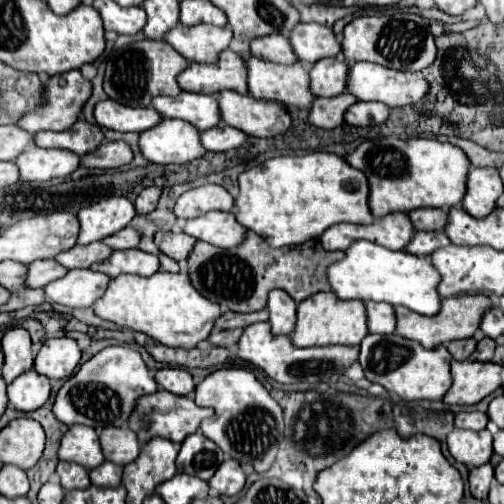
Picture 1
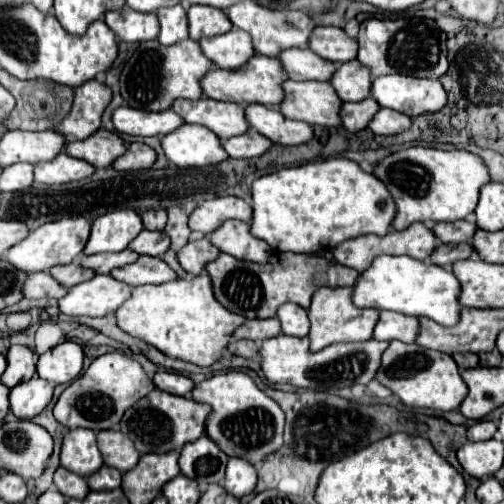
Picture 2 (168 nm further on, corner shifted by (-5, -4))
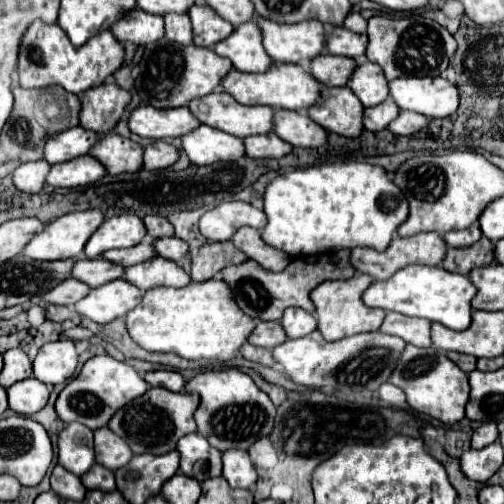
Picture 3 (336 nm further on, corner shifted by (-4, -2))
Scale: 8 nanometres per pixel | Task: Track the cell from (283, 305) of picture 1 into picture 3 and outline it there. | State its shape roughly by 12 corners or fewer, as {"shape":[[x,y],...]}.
{"shape":[[288,308],[282,326],[288,338],[314,332],[314,314]]}

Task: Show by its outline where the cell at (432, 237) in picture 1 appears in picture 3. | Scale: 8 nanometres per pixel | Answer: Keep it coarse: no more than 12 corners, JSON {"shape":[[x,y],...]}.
{"shape":[[482,236],[468,248],[448,248],[442,268],[468,276],[494,262],[494,244]]}

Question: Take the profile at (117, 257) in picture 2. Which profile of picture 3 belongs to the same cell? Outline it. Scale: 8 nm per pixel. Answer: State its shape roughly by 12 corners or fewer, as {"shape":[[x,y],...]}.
{"shape":[[152,240],[138,246],[108,250],[106,260],[134,266],[156,256]]}

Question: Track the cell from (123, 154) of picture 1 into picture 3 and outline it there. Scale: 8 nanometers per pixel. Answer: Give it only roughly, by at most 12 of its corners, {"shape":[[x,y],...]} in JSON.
{"shape":[[164,140],[146,146],[144,170],[170,168],[180,150]]}

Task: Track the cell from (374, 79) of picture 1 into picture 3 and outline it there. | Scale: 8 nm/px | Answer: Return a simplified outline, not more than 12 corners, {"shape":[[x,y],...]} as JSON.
{"shape":[[396,78],[400,110],[448,118],[460,96],[446,78]]}

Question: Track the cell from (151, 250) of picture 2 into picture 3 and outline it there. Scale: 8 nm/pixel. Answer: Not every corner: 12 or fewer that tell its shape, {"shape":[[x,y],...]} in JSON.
{"shape":[[176,236],[154,242],[158,256],[180,262],[188,244]]}

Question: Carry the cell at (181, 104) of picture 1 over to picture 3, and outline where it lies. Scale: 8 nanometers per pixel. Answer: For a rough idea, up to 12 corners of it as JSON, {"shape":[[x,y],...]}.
{"shape":[[224,90],[192,100],[202,124],[238,138],[272,132],[272,106]]}

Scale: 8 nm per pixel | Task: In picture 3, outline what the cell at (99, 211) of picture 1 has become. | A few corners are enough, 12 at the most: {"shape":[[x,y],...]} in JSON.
{"shape":[[136,214],[108,218],[86,242],[98,258],[112,248],[142,242],[146,226]]}

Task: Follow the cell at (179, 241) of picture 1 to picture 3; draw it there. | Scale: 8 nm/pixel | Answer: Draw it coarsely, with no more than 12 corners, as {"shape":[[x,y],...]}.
{"shape":[[232,242],[206,244],[192,260],[192,280],[202,282],[248,256]]}

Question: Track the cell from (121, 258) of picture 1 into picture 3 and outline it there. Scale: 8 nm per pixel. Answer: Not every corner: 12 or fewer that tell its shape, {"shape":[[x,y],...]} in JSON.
{"shape":[[156,256],[126,268],[140,290],[182,288],[190,276],[172,260]]}

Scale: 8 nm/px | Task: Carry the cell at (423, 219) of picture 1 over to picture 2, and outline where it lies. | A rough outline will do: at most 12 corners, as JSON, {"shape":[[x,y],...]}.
{"shape":[[435,222],[433,234],[445,244],[469,242],[475,224]]}

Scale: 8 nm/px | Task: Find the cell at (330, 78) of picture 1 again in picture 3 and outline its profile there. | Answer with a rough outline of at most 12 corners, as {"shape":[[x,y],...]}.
{"shape":[[374,62],[360,64],[348,88],[366,108],[390,98],[388,80]]}

